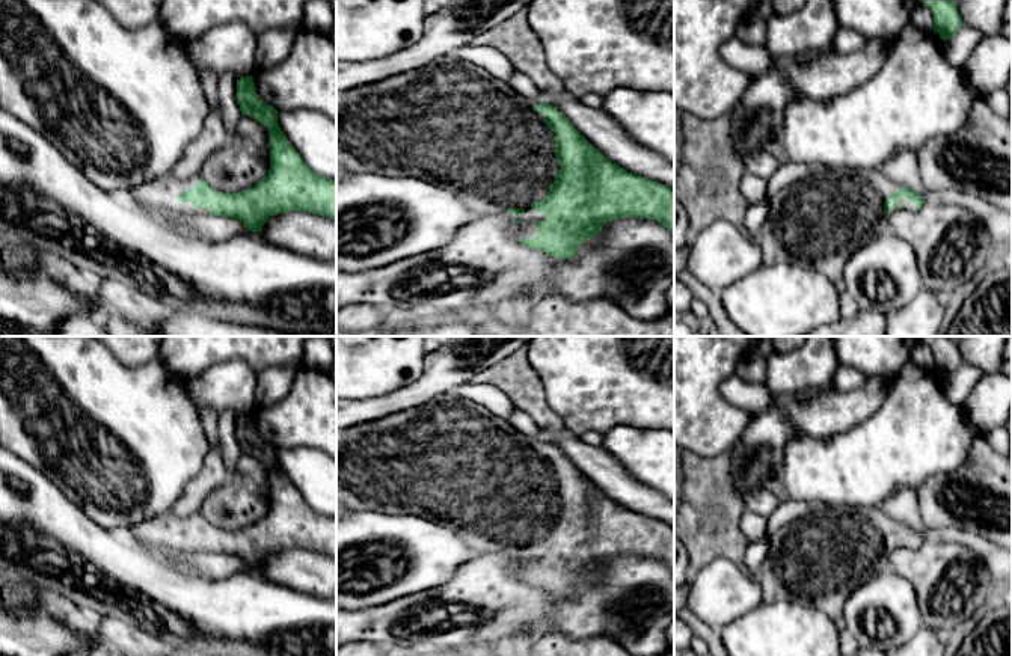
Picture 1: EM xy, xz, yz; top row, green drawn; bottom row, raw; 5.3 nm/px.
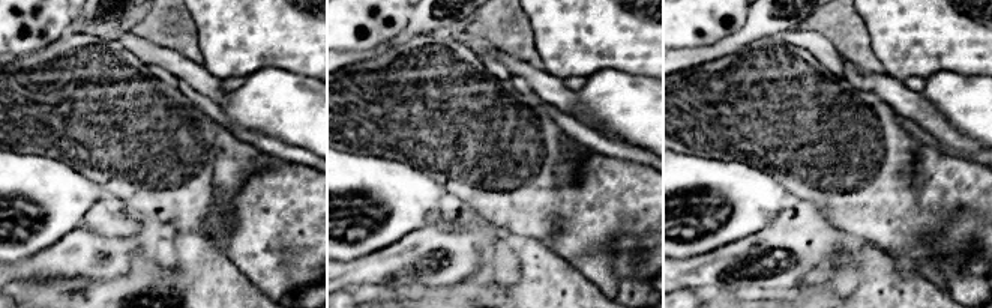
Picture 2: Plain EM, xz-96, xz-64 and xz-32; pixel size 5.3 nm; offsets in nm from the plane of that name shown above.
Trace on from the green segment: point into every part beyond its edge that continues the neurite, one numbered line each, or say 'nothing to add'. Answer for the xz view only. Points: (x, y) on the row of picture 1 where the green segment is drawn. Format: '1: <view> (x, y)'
1: xz (453, 124)

